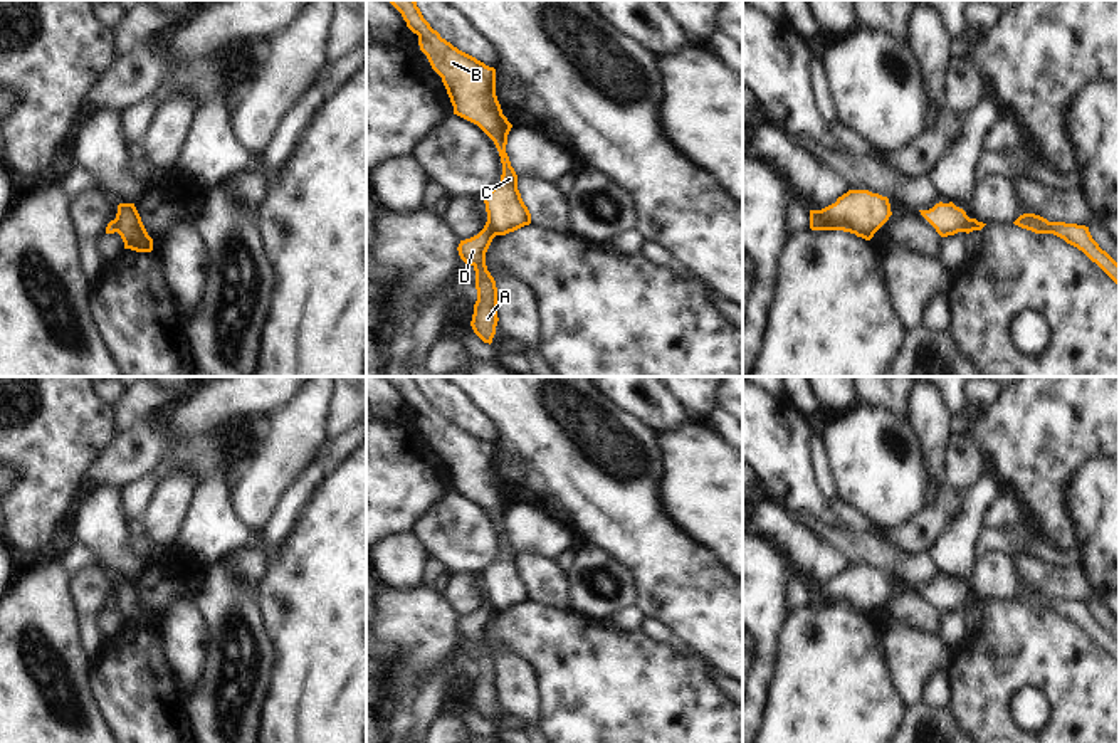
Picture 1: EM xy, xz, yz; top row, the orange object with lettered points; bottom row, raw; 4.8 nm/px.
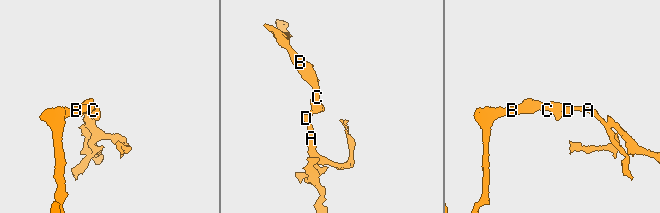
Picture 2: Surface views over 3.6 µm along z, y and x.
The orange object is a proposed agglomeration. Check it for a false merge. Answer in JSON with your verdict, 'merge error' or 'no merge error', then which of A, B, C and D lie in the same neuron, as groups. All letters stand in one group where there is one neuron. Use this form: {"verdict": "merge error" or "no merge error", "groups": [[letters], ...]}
{"verdict": "merge error", "groups": [["A", "D"], ["B", "C"]]}

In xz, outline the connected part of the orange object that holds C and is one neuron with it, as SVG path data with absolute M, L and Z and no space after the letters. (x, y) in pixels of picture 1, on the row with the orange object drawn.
M388 0L418 35L420 50L442 77L454 114L477 124L496 145L501 182L482 198L494 235L506 235L531 224L531 213L517 190L517 175L506 153L512 124L502 114L496 96L496 69L459 50L423 18L415 0Z

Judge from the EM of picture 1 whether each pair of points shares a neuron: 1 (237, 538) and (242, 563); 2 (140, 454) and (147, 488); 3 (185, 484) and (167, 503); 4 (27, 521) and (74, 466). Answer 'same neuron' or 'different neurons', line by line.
1: different neurons
2: different neurons
3: same neuron
4: same neuron

